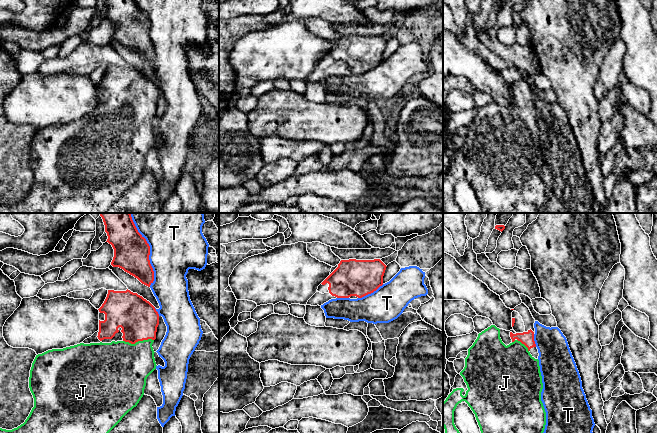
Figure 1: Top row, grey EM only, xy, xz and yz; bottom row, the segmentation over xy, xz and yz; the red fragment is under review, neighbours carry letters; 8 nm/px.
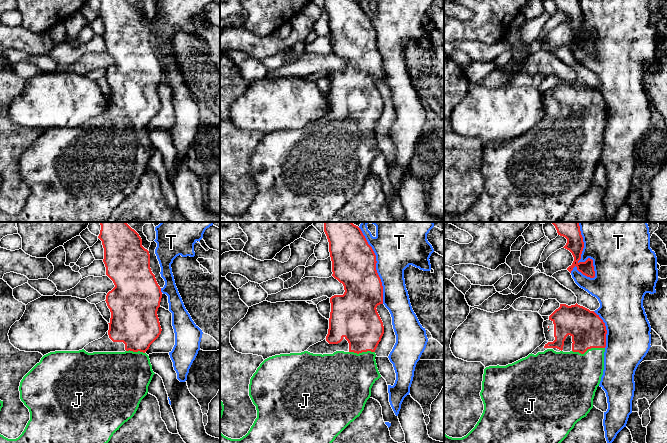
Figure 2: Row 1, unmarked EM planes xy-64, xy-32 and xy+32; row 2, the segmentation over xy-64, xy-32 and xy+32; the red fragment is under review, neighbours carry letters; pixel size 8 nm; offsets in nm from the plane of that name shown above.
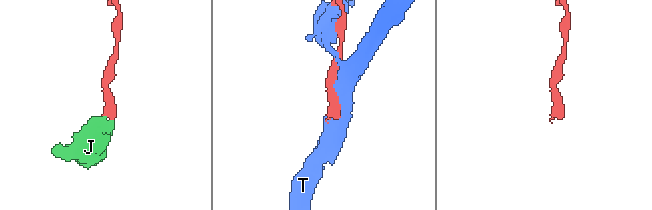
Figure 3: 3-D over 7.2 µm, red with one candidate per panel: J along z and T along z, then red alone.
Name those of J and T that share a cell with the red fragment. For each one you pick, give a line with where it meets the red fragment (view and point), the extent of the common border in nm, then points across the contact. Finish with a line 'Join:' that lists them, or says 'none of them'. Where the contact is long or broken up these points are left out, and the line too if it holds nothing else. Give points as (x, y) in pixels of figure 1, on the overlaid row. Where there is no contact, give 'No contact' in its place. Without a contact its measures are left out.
J: Touches red at xy (138, 340). Shared border 240 nm
Join: J

